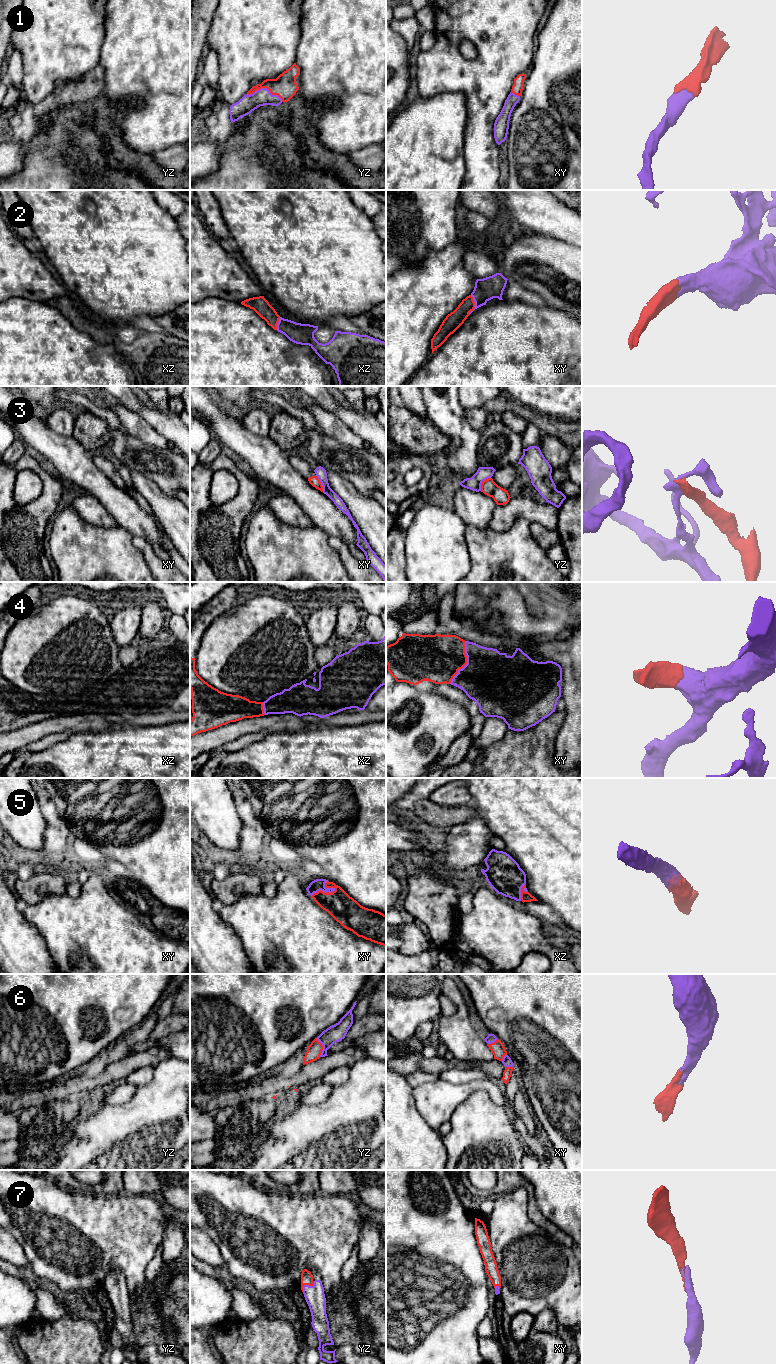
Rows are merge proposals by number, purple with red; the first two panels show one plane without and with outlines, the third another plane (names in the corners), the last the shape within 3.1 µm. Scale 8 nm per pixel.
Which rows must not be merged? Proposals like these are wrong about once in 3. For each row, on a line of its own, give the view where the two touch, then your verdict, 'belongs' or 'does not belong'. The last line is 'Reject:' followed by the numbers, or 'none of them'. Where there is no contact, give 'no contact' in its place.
1: meets purple in yz; belongs
2: meets purple in xy; belongs
3: meets purple in yz; does not belong
4: meets purple in xy; belongs
5: meets purple in xy; belongs
6: meets purple in yz; belongs
7: meets purple in yz; belongs
Reject: 3

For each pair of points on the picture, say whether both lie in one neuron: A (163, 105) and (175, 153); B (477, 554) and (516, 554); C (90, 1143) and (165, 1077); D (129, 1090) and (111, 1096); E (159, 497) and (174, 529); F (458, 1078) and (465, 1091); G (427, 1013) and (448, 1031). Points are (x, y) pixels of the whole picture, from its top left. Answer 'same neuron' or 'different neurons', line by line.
A: different neurons
B: same neuron
C: same neuron
D: same neuron
E: same neuron
F: different neurons
G: different neurons

